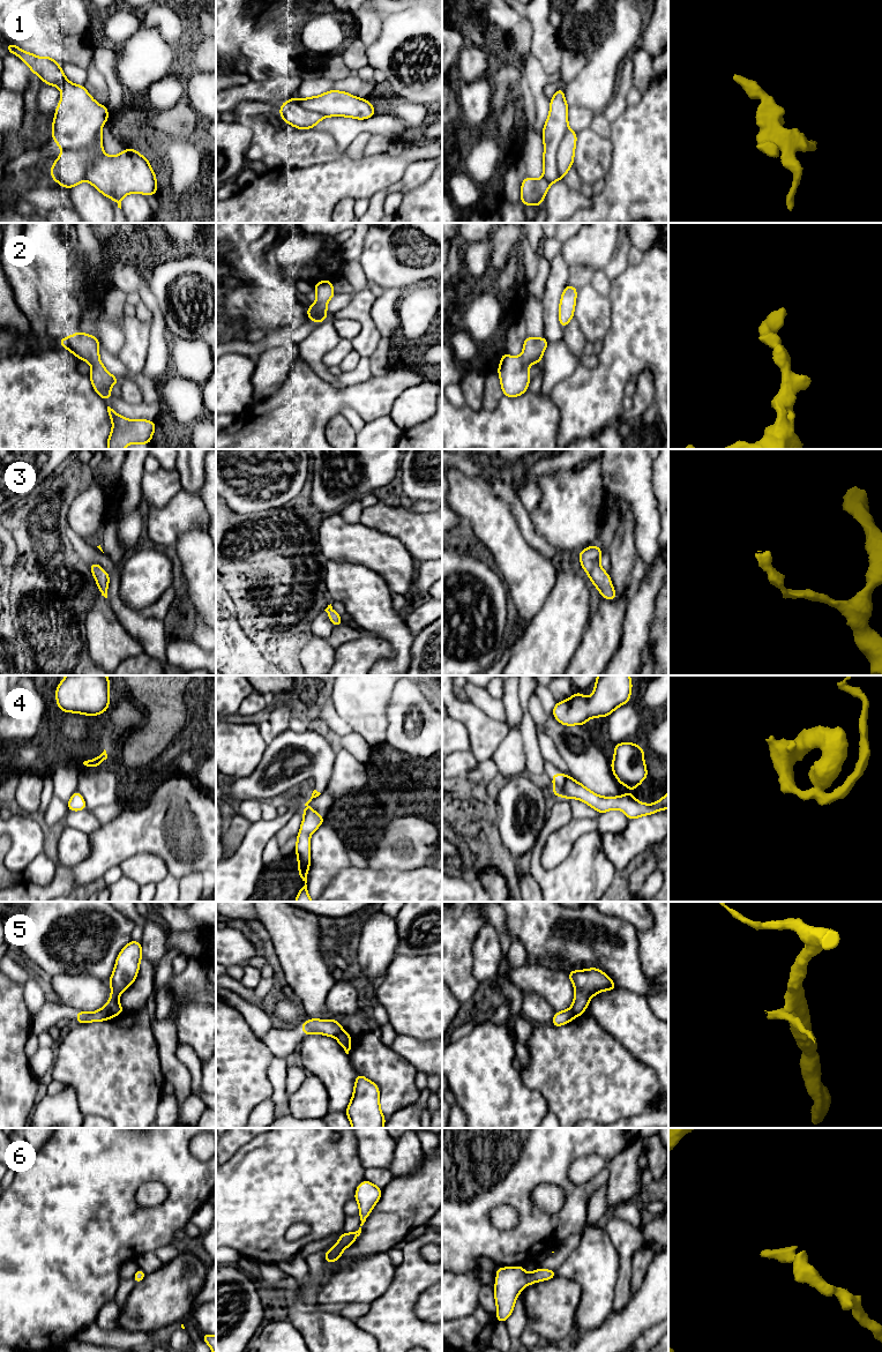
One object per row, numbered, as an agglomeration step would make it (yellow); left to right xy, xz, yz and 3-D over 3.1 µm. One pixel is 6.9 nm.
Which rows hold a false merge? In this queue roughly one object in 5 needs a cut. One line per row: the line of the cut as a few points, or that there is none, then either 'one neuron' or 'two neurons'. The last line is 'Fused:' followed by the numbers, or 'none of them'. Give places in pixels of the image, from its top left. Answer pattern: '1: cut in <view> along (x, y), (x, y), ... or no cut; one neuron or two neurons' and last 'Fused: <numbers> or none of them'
1: cut in xy along (101, 126), (96, 132), (96, 141), (90, 147), (62, 151); two neurons
2: no cut; one neuron
3: no cut; one neuron
4: no cut; one neuron
5: cut in xy along (106, 1006), (116, 1015); two neurons
6: no cut; one neuron
Fused: 1, 5

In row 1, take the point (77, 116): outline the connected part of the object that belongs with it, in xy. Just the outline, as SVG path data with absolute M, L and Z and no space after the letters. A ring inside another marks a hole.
M7 43L6 48L20 57L45 84L61 90L52 125L52 137L60 149L76 151L94 147L97 128L109 120L106 106L98 104L84 85L69 82L51 54L39 58L31 52L23 52L13 43Z

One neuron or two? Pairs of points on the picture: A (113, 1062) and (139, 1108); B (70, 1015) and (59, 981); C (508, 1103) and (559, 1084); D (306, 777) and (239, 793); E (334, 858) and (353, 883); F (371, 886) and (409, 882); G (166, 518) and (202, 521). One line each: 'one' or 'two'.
A: one
B: two
C: two
D: one
E: two
F: one
G: one

